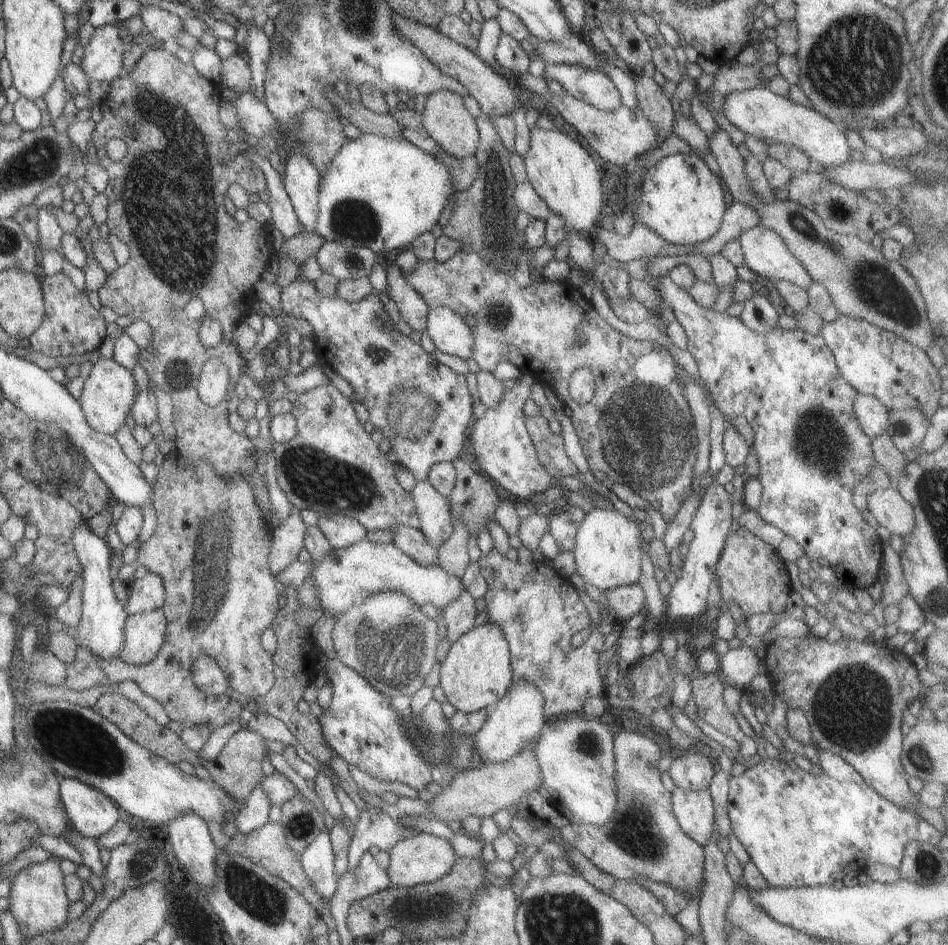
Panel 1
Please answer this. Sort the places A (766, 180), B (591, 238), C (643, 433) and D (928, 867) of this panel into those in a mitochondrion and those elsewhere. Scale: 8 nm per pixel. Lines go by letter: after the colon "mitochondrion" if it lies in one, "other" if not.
A: other
B: other
C: mitochondrion
D: mitochondrion

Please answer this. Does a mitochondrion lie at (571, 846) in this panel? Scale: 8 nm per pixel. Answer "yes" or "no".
no

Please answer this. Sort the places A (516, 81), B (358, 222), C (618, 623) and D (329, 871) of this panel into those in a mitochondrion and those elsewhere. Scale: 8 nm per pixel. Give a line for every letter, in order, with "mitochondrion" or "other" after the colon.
A: other
B: mitochondrion
C: other
D: other

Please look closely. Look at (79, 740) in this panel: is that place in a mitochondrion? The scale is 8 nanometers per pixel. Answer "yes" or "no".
yes

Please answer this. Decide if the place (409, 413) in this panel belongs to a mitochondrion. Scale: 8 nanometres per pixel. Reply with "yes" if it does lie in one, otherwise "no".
yes

